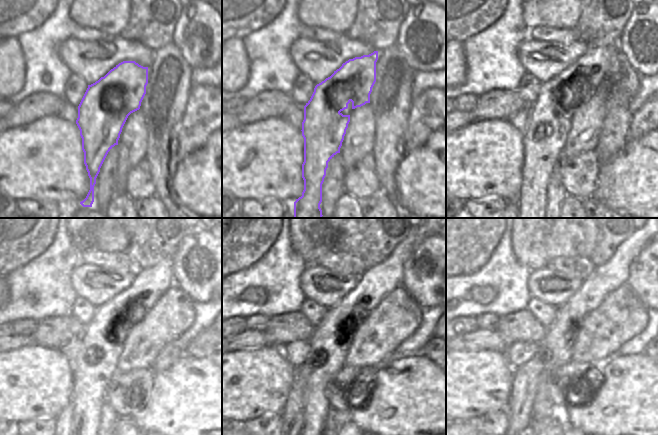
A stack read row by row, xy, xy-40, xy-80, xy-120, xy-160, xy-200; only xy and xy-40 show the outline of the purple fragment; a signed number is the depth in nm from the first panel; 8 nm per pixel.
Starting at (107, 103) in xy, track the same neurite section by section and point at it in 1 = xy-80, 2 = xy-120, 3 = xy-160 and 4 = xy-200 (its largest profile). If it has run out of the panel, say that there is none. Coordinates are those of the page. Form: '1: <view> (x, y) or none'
1: xy-80 (542, 150)
2: xy-120 (91, 382)
3: xy-160 (376, 282)
4: xy-200 (560, 335)

